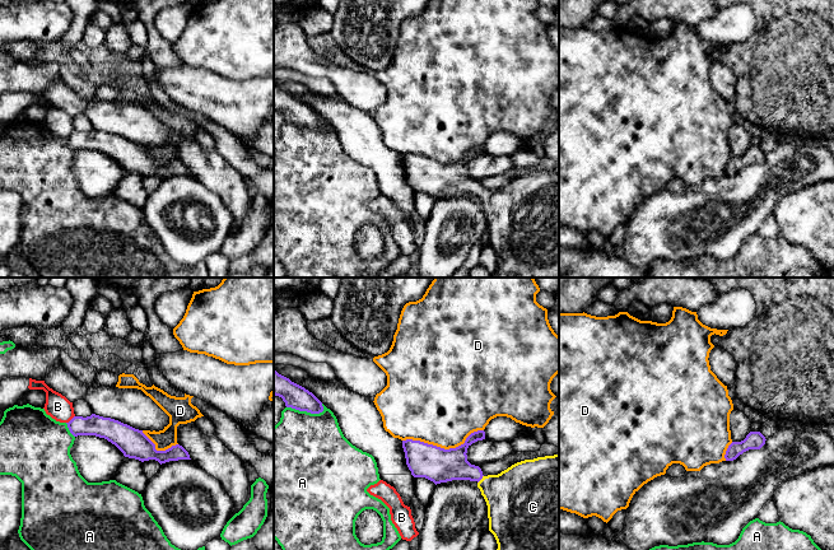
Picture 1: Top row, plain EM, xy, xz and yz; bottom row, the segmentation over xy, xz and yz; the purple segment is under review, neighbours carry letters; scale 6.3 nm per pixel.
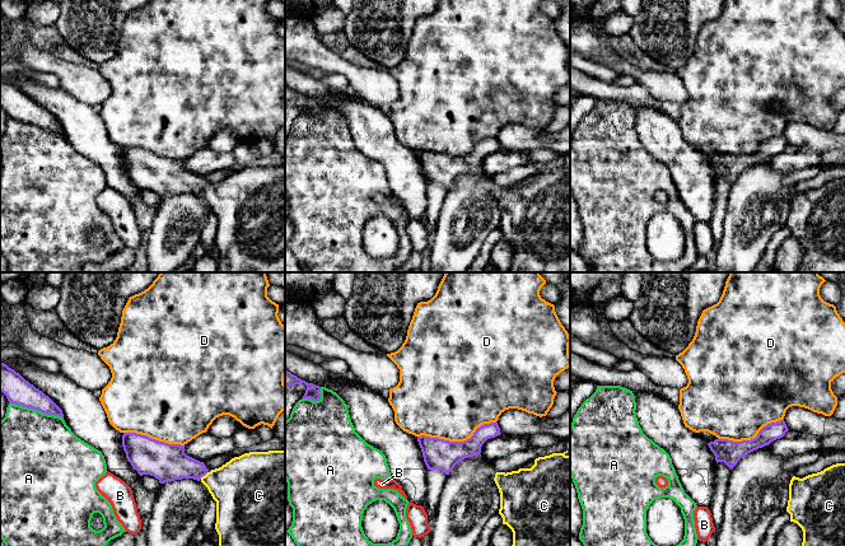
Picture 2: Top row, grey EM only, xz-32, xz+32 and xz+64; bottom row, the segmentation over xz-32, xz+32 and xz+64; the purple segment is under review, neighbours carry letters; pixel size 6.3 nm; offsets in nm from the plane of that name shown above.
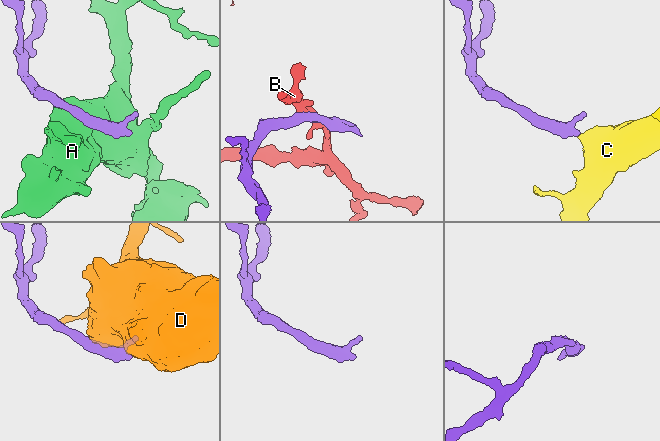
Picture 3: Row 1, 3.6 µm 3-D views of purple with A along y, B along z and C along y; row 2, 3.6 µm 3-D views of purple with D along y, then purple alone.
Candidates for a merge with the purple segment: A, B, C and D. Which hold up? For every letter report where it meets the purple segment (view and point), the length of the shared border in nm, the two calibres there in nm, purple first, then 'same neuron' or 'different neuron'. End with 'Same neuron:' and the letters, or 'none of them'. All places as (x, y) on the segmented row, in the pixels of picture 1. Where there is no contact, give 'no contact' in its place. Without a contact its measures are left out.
A: xz (306, 410) | 240 nm | 150/480 nm | different neuron
B: xy (71, 419) | 80 nm | 140/160 nm | different neuron
C: xz (481, 478) | 70 nm | 200/360 nm | same neuron
D: xz (443, 448) | 500 nm | 220/460 nm | different neuron
Same neuron: C

